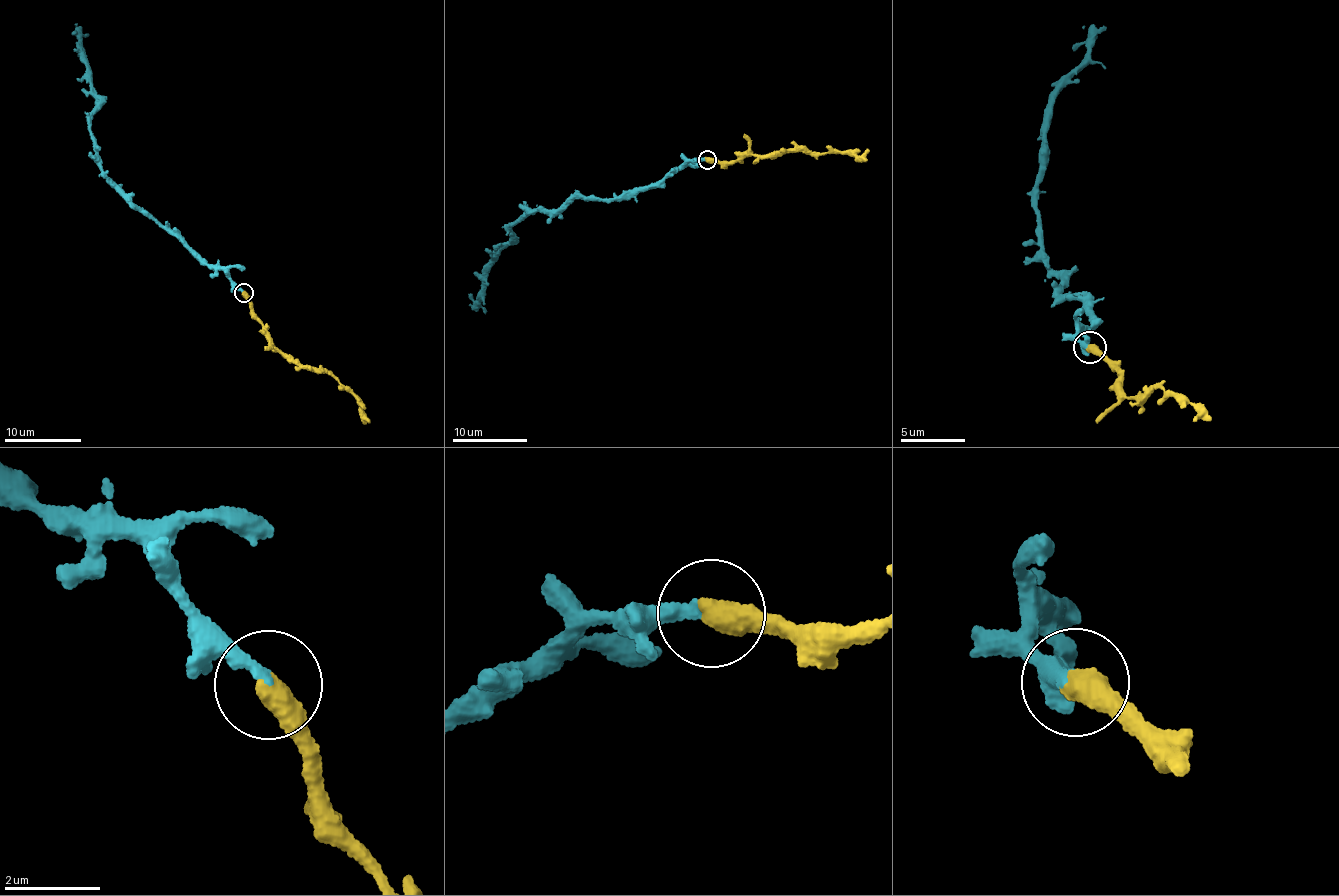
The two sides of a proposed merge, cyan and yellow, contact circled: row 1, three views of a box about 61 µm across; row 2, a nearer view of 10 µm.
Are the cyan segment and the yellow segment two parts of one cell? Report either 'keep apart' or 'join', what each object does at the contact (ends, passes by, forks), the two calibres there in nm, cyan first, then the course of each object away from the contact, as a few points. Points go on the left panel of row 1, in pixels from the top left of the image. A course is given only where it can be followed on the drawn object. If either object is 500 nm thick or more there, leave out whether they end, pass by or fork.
join; 280 nm thick on the cyan side, 550 nm on the other; cyan runs (243, 292), (226, 272), (203, 262), (139, 211), (106, 177), (90, 129), (96, 106), (92, 73), (75, 23); yellow runs (243, 292), (252, 312), (276, 349), (302, 365), (331, 373), (353, 394), (361, 412), (369, 422)

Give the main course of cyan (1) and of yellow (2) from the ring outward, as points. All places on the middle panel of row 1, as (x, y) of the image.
1: (706, 159), (616, 197), (538, 208), (513, 223), (512, 239), (469, 305)
2: (706, 159), (722, 162), (752, 154), (770, 157), (786, 152), (816, 154), (843, 151), (858, 157), (868, 149)

